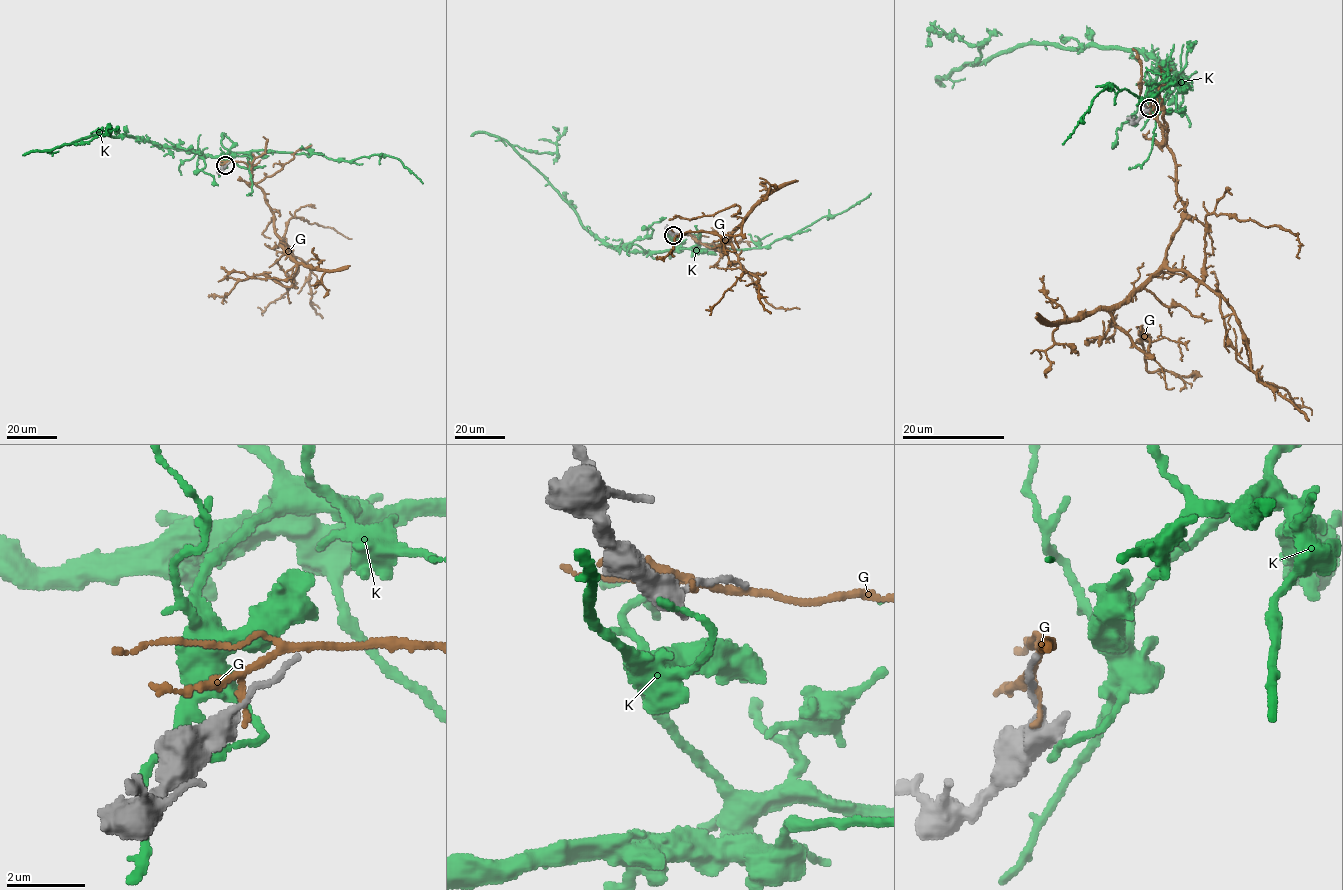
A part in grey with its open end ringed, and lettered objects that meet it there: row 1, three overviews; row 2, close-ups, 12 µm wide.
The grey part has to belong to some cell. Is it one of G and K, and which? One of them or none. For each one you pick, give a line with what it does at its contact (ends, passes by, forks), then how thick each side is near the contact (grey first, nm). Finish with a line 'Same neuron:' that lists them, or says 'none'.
Same neuron: none

